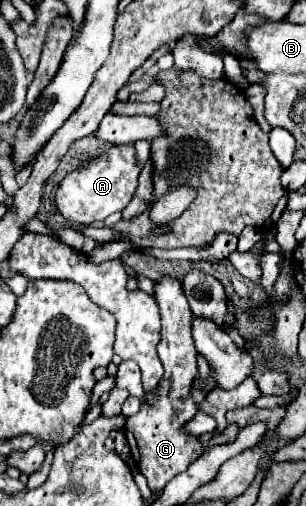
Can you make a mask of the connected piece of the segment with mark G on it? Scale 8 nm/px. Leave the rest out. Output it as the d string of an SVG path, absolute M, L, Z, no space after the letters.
M164 275L162 279L154 281L154 299L160 307L162 315L162 333L158 343L158 357L164 365L164 381L160 383L156 393L148 393L148 405L126 419L126 439L132 449L132 457L138 469L148 479L148 487L164 489L164 485L176 477L178 473L186 471L192 461L196 461L204 447L198 443L196 437L190 437L184 431L184 425L196 415L198 405L190 393L190 385L198 373L196 367L196 347L190 335L190 321L192 311L188 309L188 301L184 297L182 285L178 279Z

